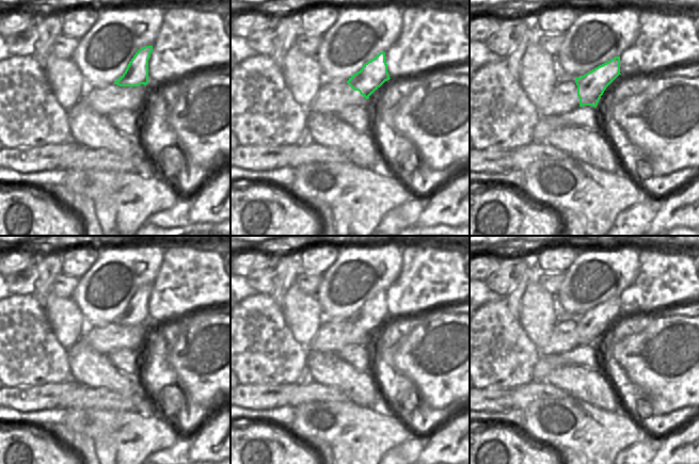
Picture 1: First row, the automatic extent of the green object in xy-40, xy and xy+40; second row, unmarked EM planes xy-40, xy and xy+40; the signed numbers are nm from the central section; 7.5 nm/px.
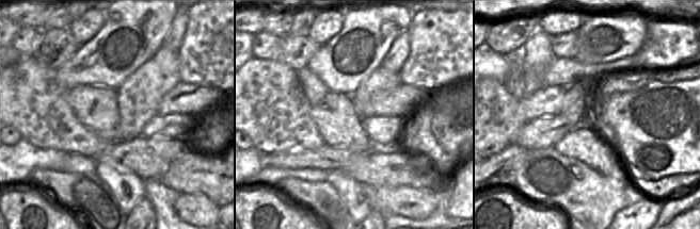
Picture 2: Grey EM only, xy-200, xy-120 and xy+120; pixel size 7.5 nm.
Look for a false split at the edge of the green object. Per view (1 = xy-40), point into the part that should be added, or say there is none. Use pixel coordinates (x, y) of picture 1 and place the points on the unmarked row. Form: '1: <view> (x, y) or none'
1: none

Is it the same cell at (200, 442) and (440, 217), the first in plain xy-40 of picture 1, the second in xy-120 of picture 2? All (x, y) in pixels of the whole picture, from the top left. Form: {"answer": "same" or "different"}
{"answer": "different"}

